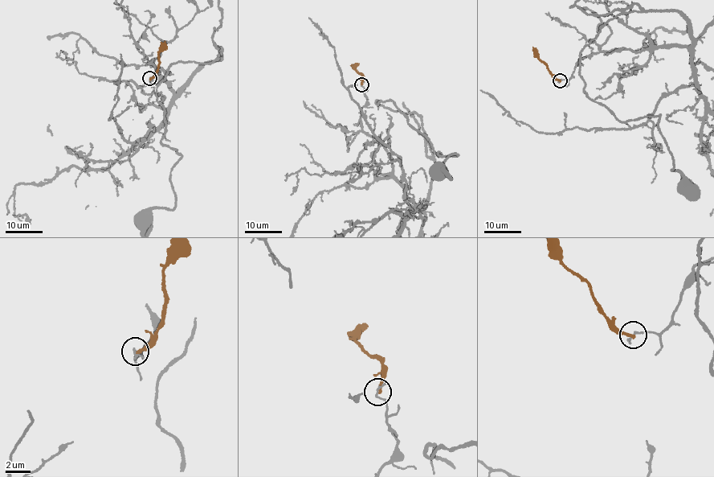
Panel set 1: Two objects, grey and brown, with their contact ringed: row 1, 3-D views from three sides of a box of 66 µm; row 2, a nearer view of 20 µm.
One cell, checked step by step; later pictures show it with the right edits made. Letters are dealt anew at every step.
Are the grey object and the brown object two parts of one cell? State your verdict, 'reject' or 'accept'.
reject

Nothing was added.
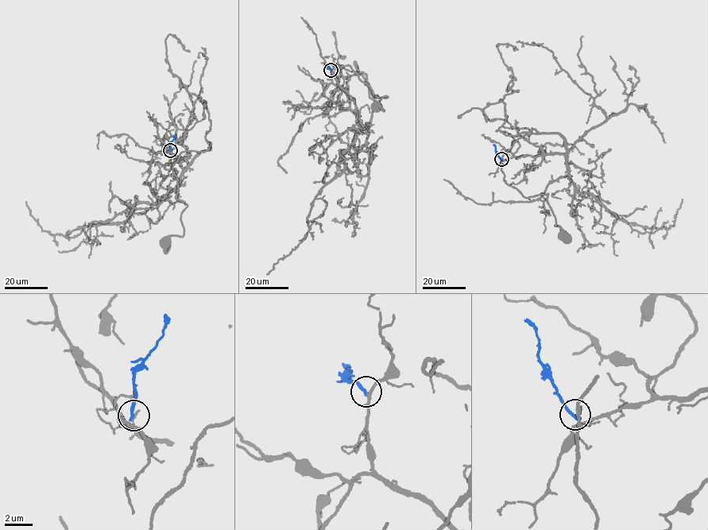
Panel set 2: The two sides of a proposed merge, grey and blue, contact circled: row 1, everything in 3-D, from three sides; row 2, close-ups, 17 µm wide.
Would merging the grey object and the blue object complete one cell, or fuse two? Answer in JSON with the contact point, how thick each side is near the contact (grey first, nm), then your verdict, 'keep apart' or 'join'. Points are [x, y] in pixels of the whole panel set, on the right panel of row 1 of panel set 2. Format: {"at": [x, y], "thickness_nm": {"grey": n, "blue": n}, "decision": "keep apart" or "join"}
{"at": [501, 159], "thickness_nm": {"grey": 100, "blue": 240}, "decision": "keep apart"}

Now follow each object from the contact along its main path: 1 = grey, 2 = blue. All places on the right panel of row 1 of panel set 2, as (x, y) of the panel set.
1: (501, 159), (565, 154), (563, 138), (525, 134), (501, 164), (506, 183), (524, 196), (548, 194), (561, 234)
2: (501, 159), (493, 144)

